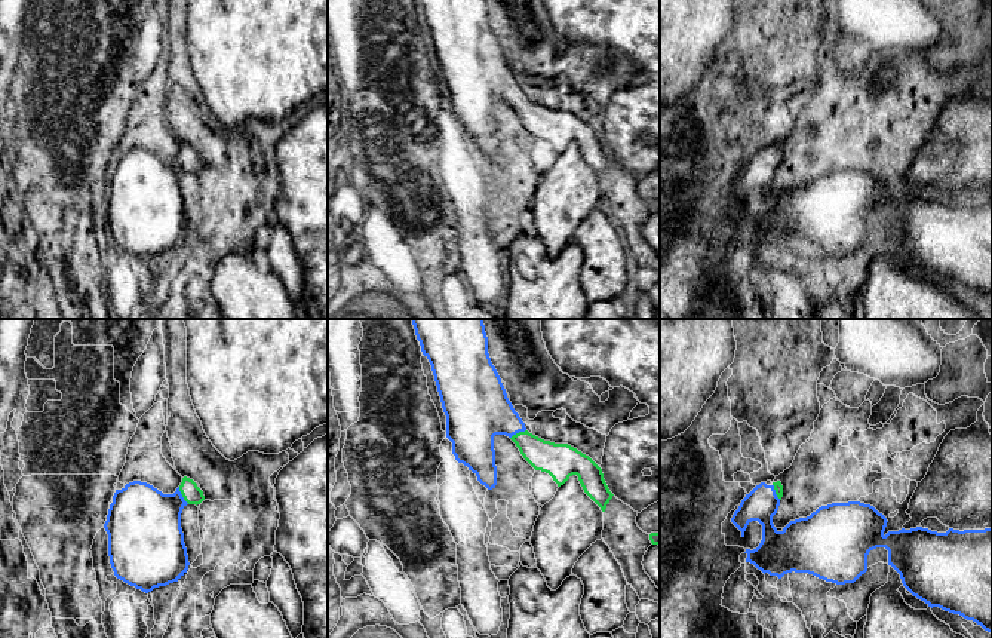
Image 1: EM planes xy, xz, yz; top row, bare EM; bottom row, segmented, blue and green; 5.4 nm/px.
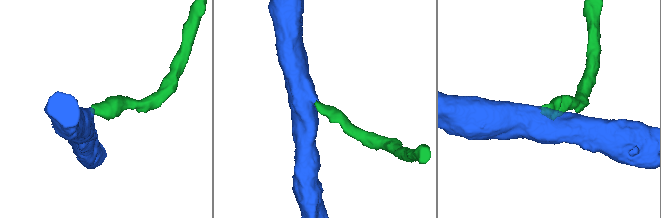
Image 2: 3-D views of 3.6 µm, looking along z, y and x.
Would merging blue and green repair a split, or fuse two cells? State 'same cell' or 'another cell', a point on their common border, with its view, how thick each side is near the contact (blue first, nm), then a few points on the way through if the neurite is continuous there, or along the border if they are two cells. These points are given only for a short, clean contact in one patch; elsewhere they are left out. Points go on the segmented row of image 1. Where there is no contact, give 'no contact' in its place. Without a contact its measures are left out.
same cell | xy (181, 496) | 380/100 nm | across xy (146, 524), (181, 496), (192, 493)

